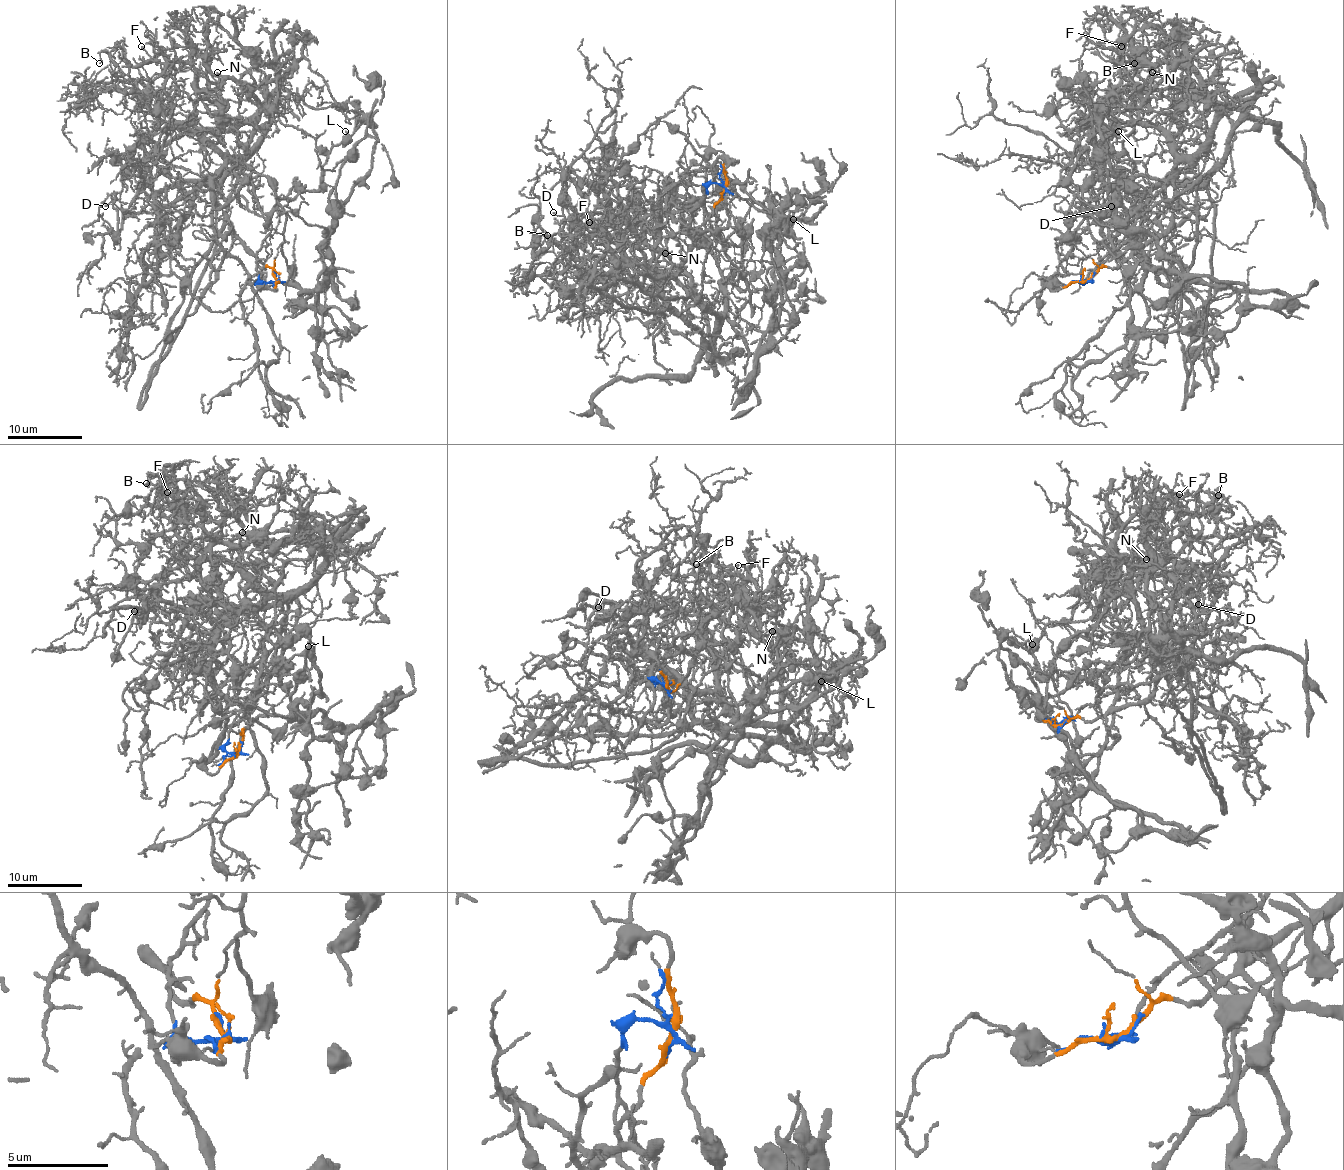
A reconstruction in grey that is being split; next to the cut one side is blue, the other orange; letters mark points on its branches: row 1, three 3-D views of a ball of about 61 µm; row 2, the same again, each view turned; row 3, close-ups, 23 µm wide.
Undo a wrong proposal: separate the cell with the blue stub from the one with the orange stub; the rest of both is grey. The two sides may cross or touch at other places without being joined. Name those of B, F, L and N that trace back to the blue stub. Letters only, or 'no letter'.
F, N

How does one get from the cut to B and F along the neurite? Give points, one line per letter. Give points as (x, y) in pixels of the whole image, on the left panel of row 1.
B: (276, 279), (231, 228), (218, 185), (223, 160), (178, 126), (169, 126), (109, 55), (101, 51), (99, 62)
F: (276, 281), (257, 275), (270, 220), (235, 170), (259, 104), (231, 79), (201, 89), (190, 64), (141, 46)

